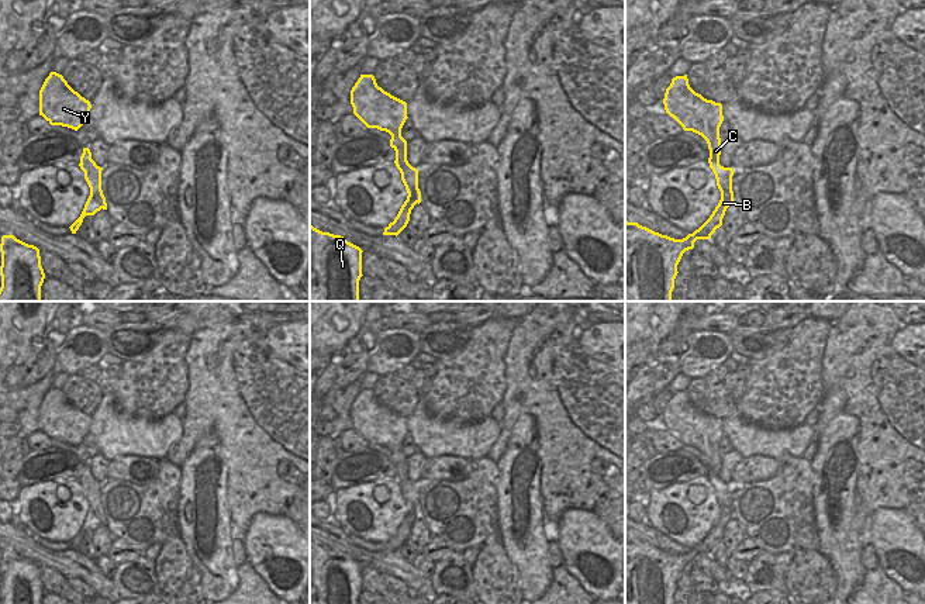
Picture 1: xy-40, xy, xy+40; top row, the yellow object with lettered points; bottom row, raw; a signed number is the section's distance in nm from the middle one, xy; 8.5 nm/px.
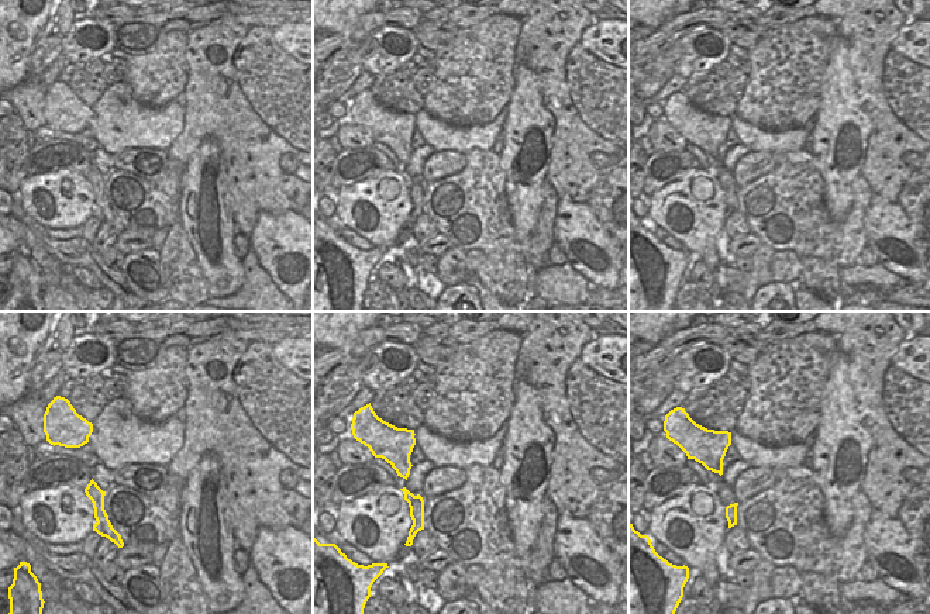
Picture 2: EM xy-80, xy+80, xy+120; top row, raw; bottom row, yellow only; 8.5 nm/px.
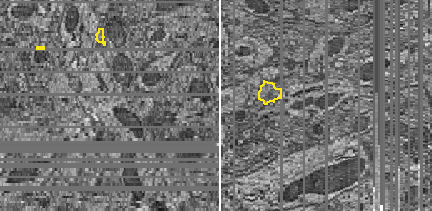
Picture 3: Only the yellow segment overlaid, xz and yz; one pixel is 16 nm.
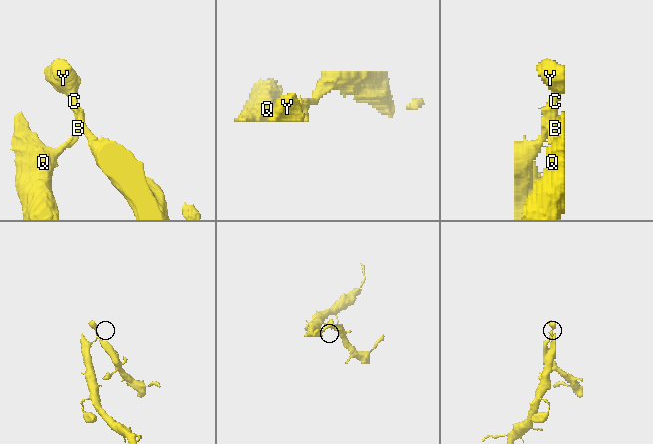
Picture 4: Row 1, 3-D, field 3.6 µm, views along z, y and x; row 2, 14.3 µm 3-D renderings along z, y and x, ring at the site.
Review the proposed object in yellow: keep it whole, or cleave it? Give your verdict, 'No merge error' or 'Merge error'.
Merge error

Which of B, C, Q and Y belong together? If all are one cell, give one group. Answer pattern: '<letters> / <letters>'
B Q / C Y

